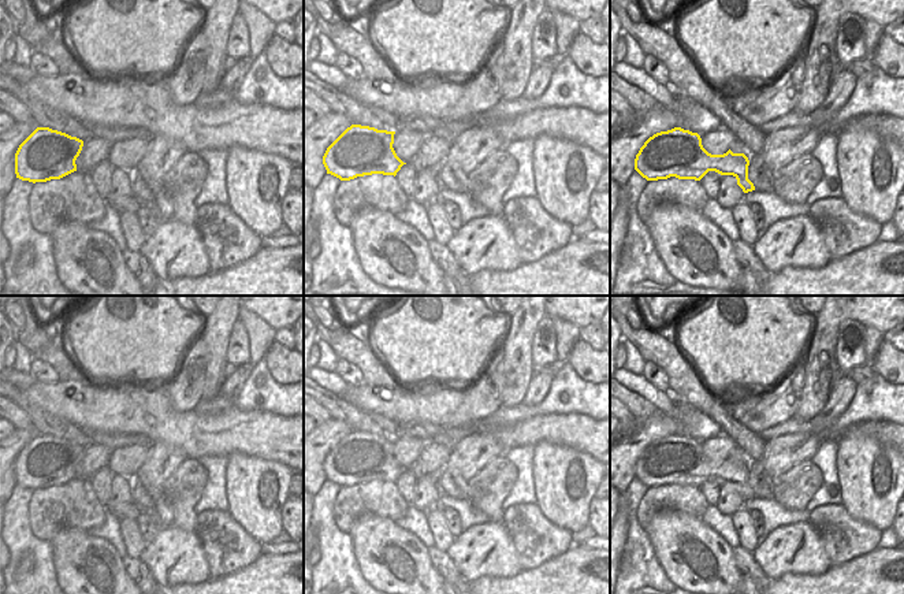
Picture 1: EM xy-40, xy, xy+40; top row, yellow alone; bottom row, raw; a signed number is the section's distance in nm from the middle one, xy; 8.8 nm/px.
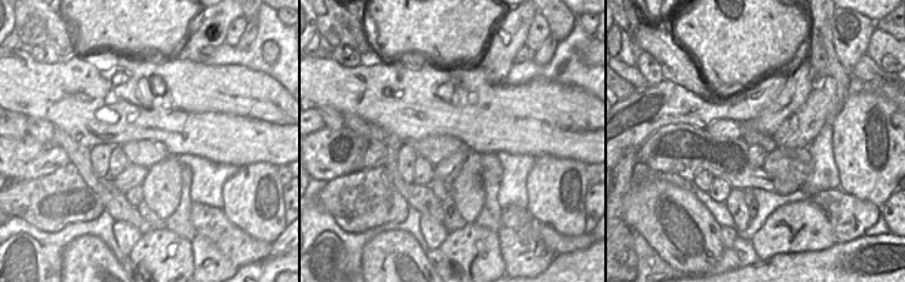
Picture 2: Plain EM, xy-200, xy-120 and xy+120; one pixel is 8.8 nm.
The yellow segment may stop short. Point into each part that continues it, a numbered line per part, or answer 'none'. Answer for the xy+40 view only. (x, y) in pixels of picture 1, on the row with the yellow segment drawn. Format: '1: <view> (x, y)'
none

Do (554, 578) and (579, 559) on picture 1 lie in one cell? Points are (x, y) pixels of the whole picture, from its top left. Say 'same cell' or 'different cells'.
same cell

